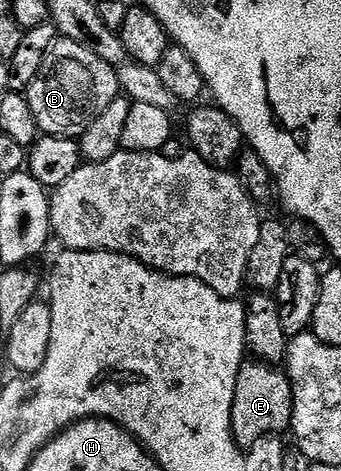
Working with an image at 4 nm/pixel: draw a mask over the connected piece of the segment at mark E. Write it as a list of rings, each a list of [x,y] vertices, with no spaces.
[[[255,359],[245,360],[236,376],[234,407],[232,408],[232,438],[241,450],[247,451],[258,439],[280,435],[292,427],[292,383],[287,372]]]

